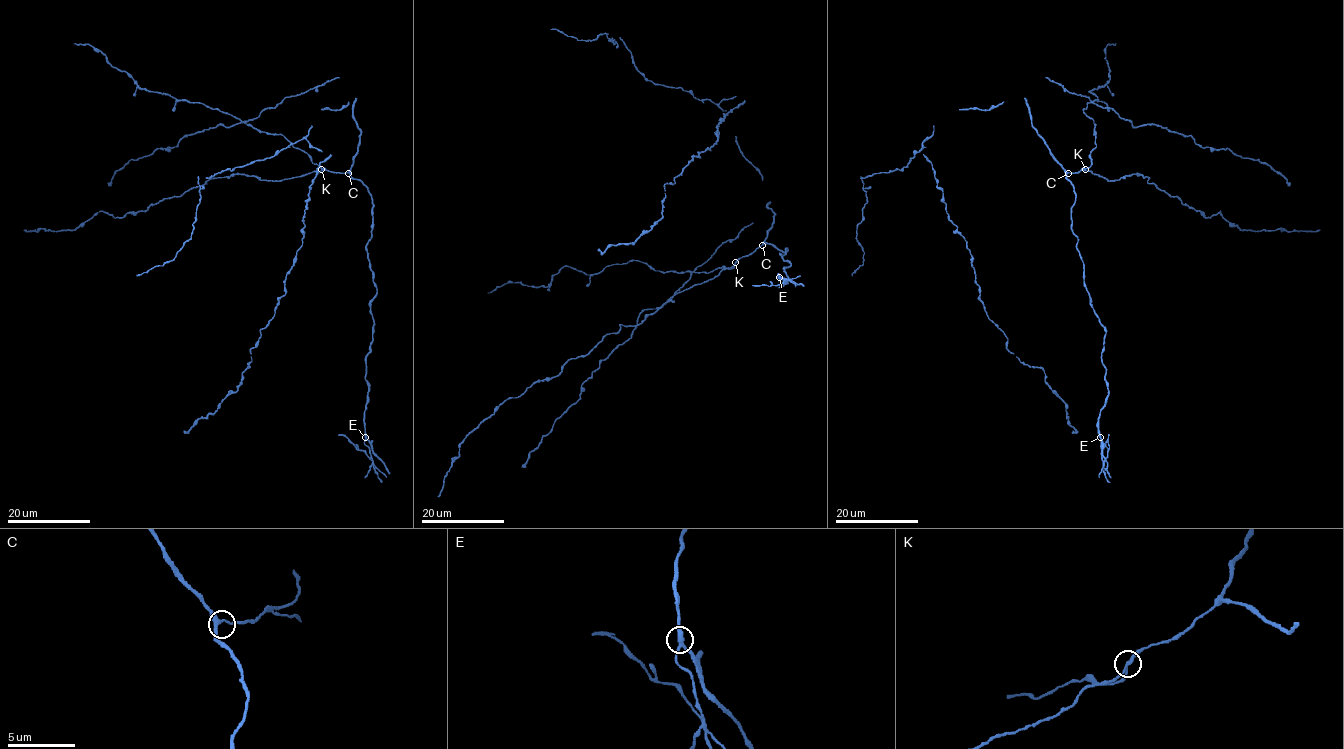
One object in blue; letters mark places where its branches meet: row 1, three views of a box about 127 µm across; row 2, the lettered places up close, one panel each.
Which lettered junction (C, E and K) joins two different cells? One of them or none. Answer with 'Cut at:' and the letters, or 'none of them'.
Cut at: E

